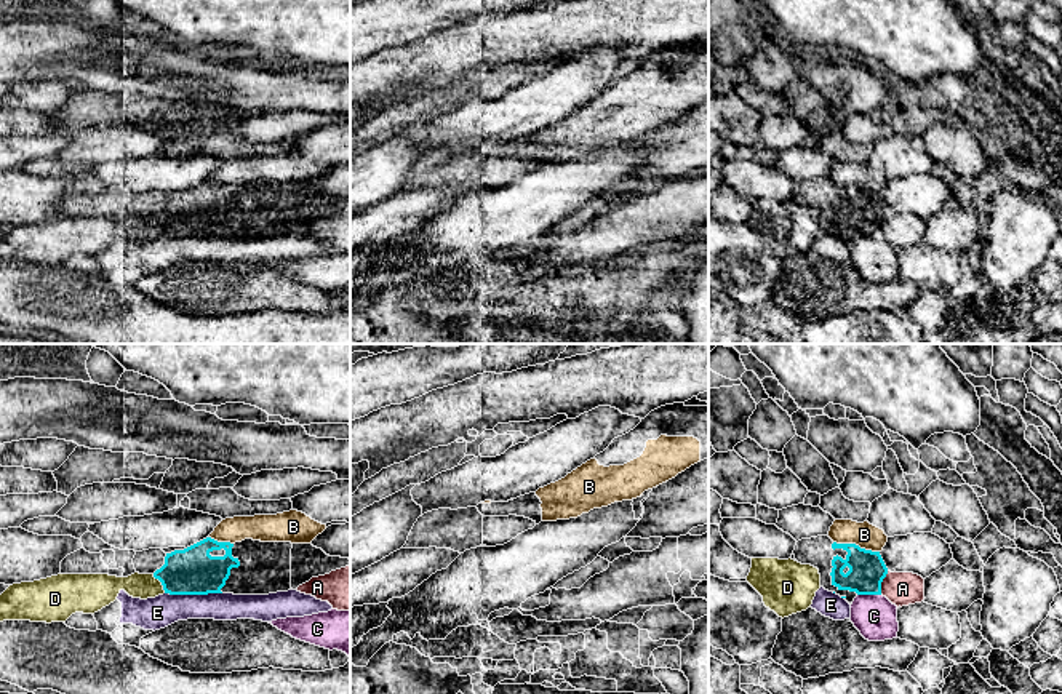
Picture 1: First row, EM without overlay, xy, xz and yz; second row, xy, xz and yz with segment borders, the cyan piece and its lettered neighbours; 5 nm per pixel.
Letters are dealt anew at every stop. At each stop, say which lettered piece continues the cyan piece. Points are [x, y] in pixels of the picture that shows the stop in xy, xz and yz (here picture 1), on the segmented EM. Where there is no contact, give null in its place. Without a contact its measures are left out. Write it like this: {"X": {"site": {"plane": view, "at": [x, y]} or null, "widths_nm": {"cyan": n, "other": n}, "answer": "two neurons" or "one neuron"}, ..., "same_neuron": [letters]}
{"A": {"site": {"plane": "yz", "at": [882, 581]}, "widths_nm": {"cyan": 190, "other": 170}, "answer": "two neurons"}, "B": {"site": {"plane": "yz", "at": [854, 544]}, "widths_nm": {"cyan": 190, "other": 130}, "answer": "two neurons"}, "C": {"site": {"plane": "yz", "at": [869, 594]}, "widths_nm": {"cyan": 190, "other": 220}, "answer": "two neurons"}, "D": {"site": {"plane": "xy", "at": [162, 584]}, "widths_nm": {"cyan": 240, "other": 130}, "answer": "two neurons"}, "E": {"site": {"plane": "xy", "at": [194, 594]}, "widths_nm": {"cyan": 240, "other": 160}, "answer": "two neurons"}, "same_neuron": []}

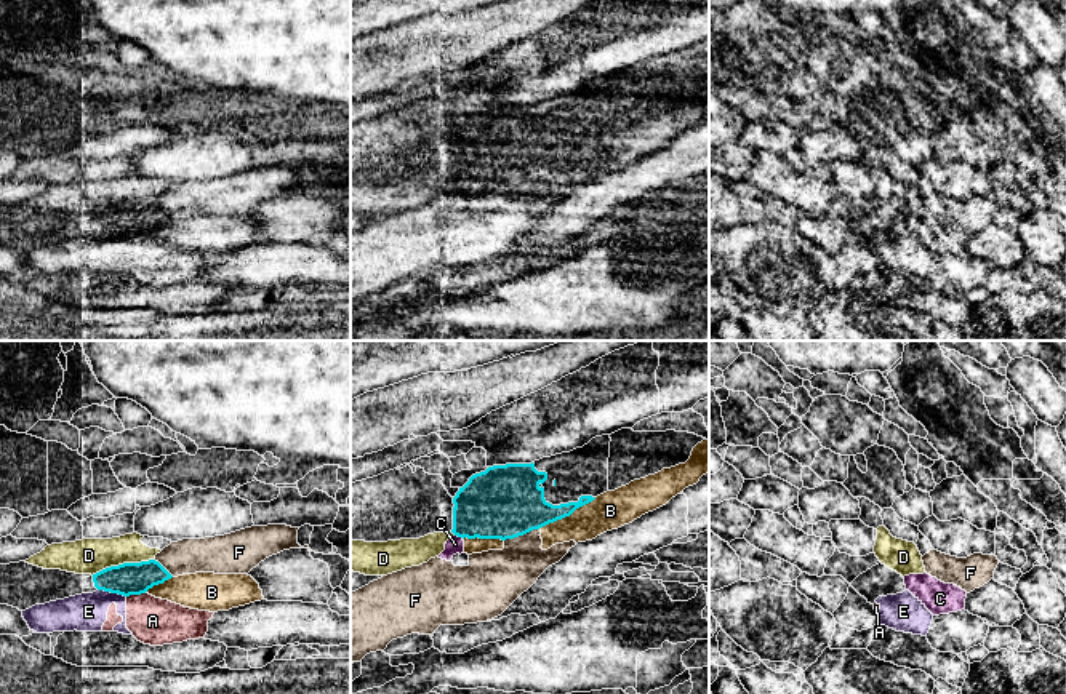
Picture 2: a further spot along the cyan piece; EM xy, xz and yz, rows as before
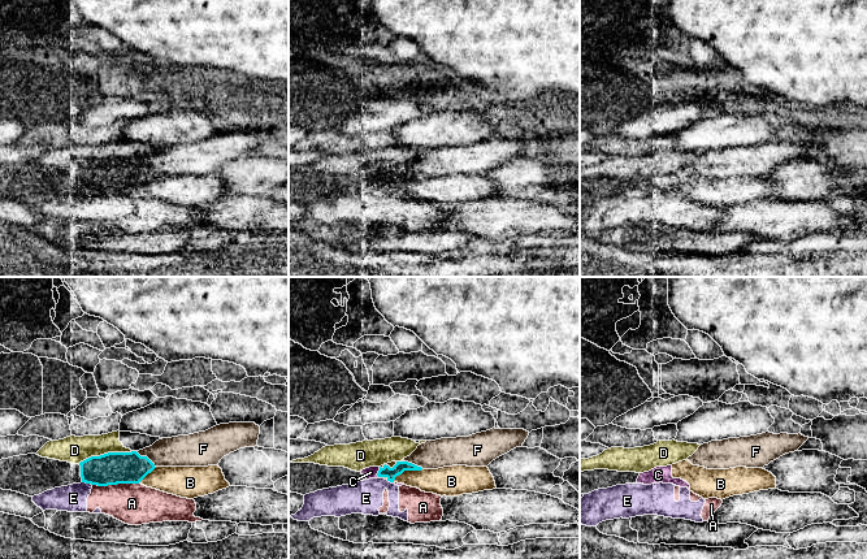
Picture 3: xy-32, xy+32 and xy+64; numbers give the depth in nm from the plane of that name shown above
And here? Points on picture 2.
{"A": {"site": {"plane": "xy", "at": [135, 594]}, "widths_nm": {"cyan": 160, "other": 240}, "answer": "two neurons"}, "B": {"site": {"plane": "xz", "at": [567, 515]}, "widths_nm": {"cyan": 260, "other": 190}, "answer": "two neurons"}, "C": {"site": {"plane": "xz", "at": [460, 536]}, "widths_nm": {"cyan": 360, "other": 90}, "answer": "two neurons"}, "D": {"site": {"plane": "xy", "at": [124, 563]}, "widths_nm": {"cyan": 160, "other": 180}, "answer": "two neurons"}, "E": {"site": {"plane": "xy", "at": [112, 592]}, "widths_nm": {"cyan": 160, "other": 190}, "answer": "two neurons"}, "F": {"site": {"plane": "xz", "at": [520, 534]}, "widths_nm": {"cyan": 360, "other": 280}, "answer": "two neurons"}, "same_neuron": []}

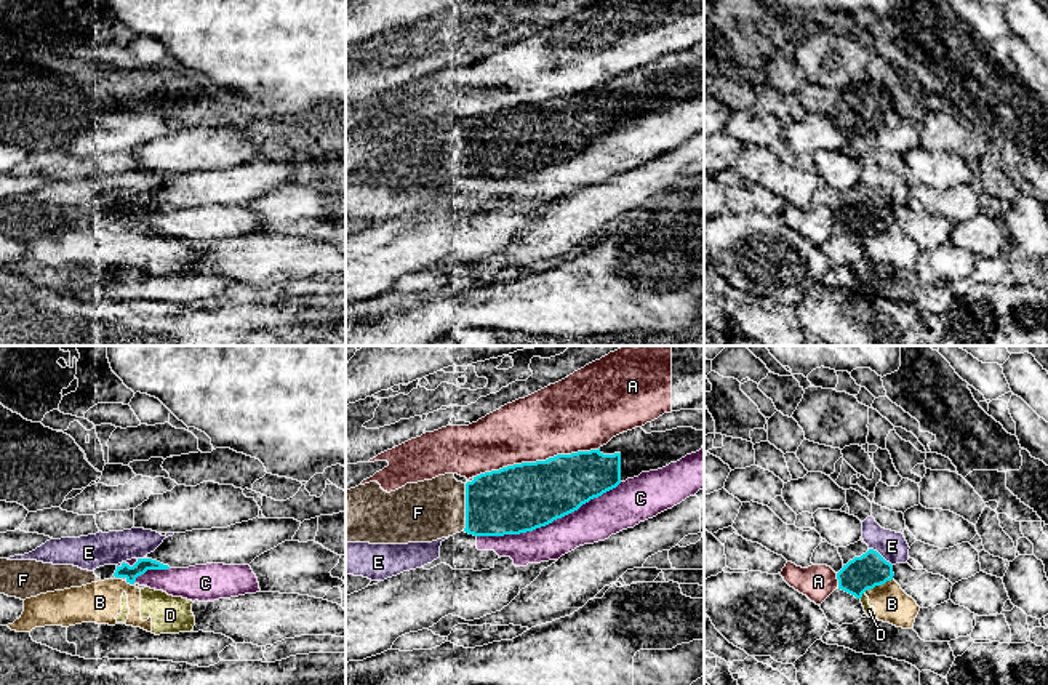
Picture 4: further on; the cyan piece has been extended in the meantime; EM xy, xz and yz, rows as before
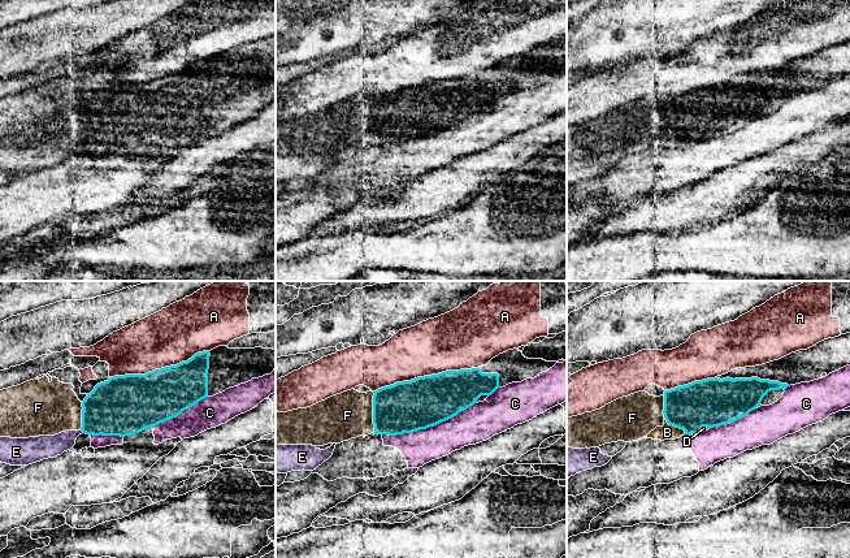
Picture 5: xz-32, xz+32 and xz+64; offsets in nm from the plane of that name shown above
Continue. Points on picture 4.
{"A": {"site": {"plane": "xz", "at": [536, 461]}, "widths_nm": {"cyan": 340, "other": 360}, "answer": "two neurons"}, "B": {"site": {"plane": "yz", "at": [877, 584]}, "widths_nm": {"cyan": 170, "other": 180}, "answer": "two neurons"}, "C": {"site": {"plane": "xz", "at": [549, 522]}, "widths_nm": {"cyan": 340, "other": 200}, "answer": "two neurons"}, "D": {"site": {"plane": "yz", "at": [861, 596]}, "widths_nm": {"cyan": 170, "other": 50}, "answer": "two neurons"}, "E": {"site": {"plane": "yz", "at": [879, 554]}, "widths_nm": {"cyan": 170, "other": 150}, "answer": "two neurons"}, "F": {"site": {"plane": "xz", "at": [466, 508]}, "widths_nm": {"cyan": 340, "other": 300}, "answer": "one neuron"}, "same_neuron": ["F"]}

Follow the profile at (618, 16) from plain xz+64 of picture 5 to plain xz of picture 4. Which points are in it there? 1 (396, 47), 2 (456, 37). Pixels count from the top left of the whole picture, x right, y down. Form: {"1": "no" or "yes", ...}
{"1": "yes", "2": "yes"}

